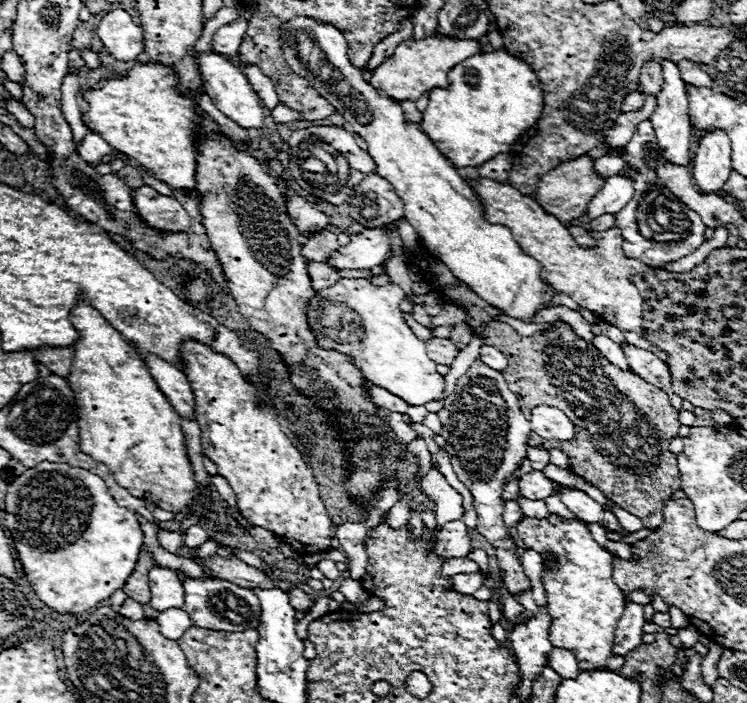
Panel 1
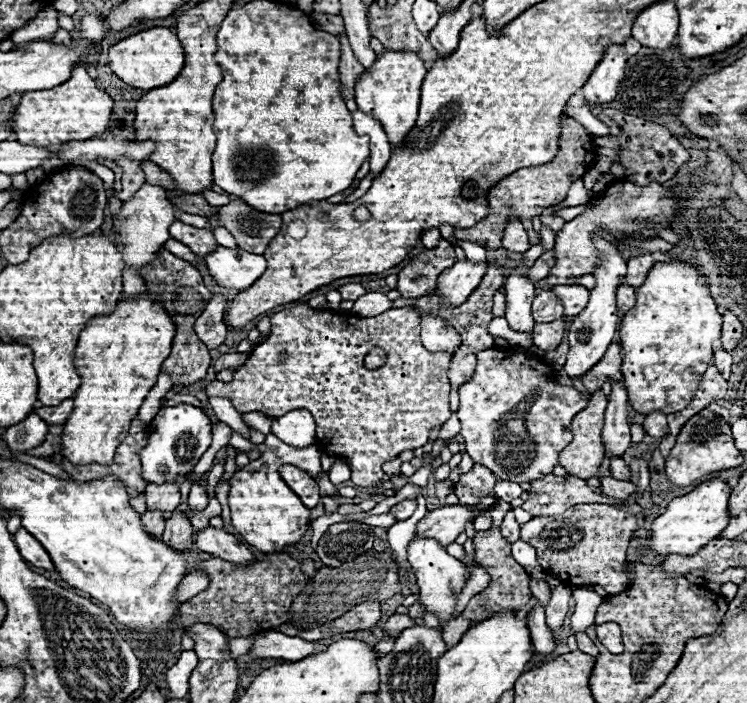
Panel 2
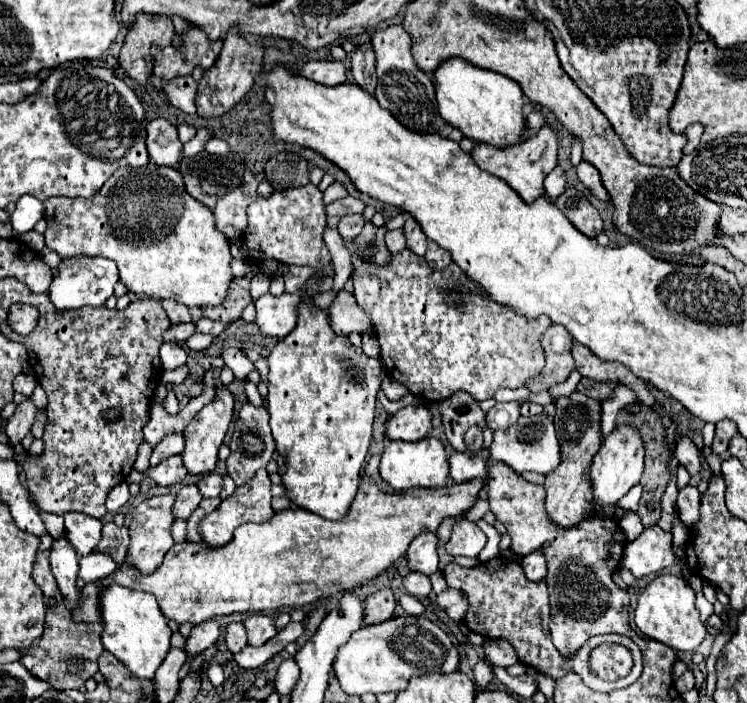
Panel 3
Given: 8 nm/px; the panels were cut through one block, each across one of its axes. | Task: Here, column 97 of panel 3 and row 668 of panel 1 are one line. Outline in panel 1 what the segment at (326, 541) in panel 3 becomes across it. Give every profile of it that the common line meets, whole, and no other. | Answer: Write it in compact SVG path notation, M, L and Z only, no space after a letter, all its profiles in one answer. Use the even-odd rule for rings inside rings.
M550 514L544 520L526 516L524 520L516 524L516 530L518 530L518 538L522 540L526 548L536 550L538 554L548 554L548 552L554 554L554 562L544 562L544 570L542 570L542 584L548 598L548 614L552 618L550 642L556 648L570 650L578 658L578 664L582 670L620 672L624 666L624 658L622 656L618 658L612 654L612 642L614 642L614 630L618 626L618 620L622 618L626 608L626 600L624 600L624 592L612 580L614 556L606 548L602 548L598 542L592 540L588 526L580 520L566 520L556 514Z

